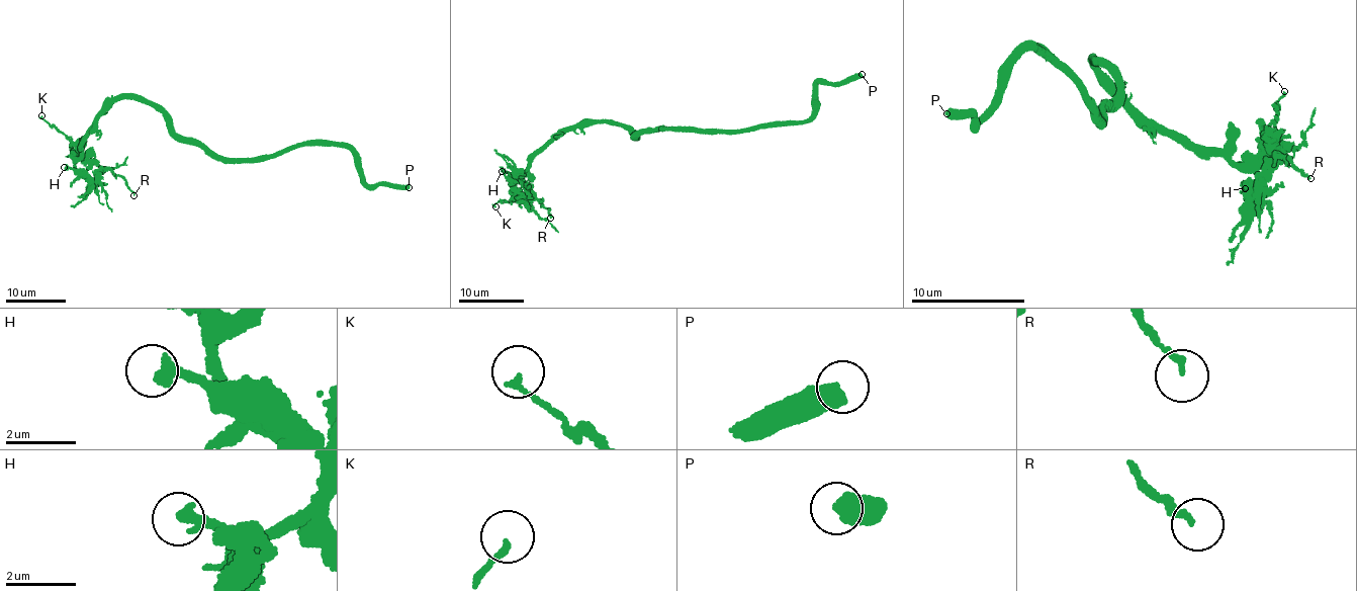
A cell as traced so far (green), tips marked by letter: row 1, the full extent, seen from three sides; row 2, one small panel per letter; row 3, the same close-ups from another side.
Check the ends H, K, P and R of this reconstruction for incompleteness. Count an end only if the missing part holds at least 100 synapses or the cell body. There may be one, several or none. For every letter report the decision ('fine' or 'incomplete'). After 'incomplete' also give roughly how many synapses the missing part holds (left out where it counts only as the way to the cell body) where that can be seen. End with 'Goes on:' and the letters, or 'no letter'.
H: fine
K: fine
P: incomplete | 140 syn
R: fine
Goes on: P

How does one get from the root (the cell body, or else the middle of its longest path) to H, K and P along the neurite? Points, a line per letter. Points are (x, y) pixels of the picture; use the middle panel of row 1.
H: (645, 132), (638, 139), (615, 123), (582, 122), (533, 157), (530, 167), (512, 182), (513, 179), (502, 171)
K: (645, 132), (638, 139), (615, 123), (582, 122), (533, 157), (519, 174), (511, 199), (495, 206)
P: (645, 132), (665, 128), (725, 131), (804, 121), (811, 115), (811, 97), (818, 84), (856, 79), (862, 74)

